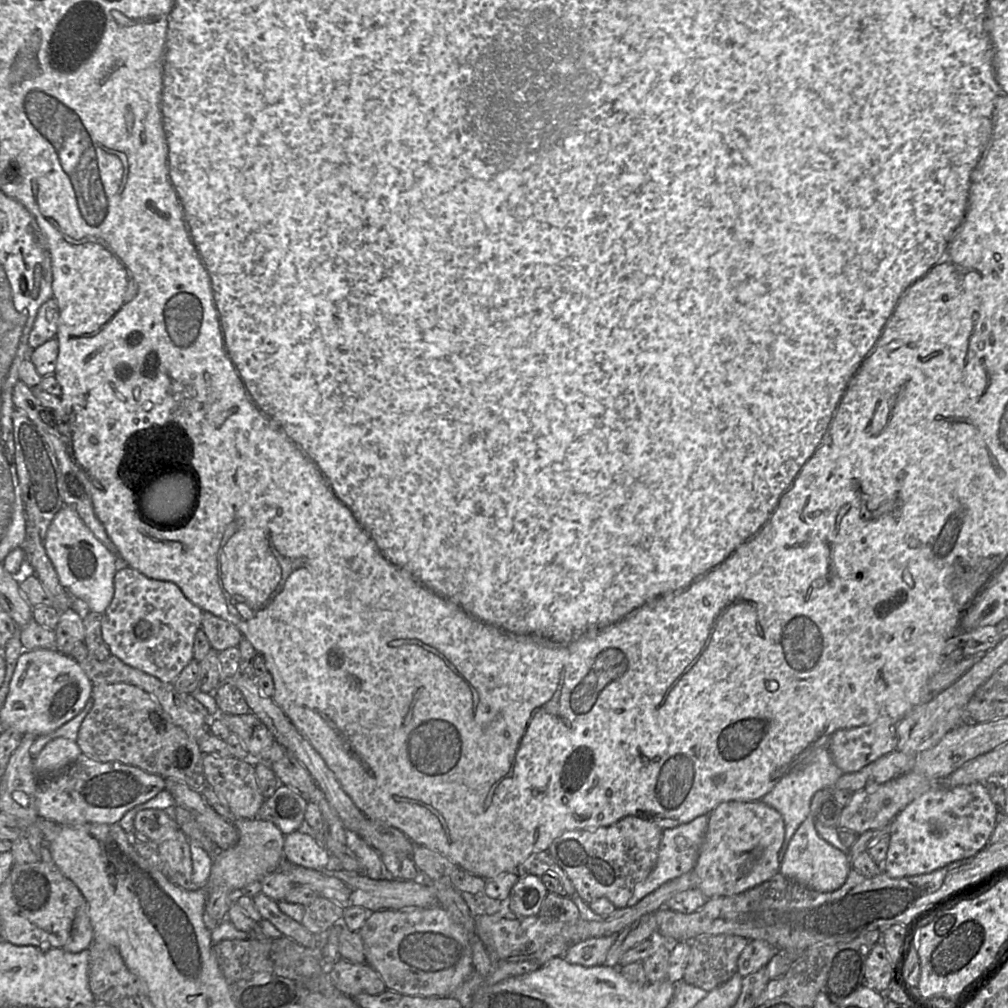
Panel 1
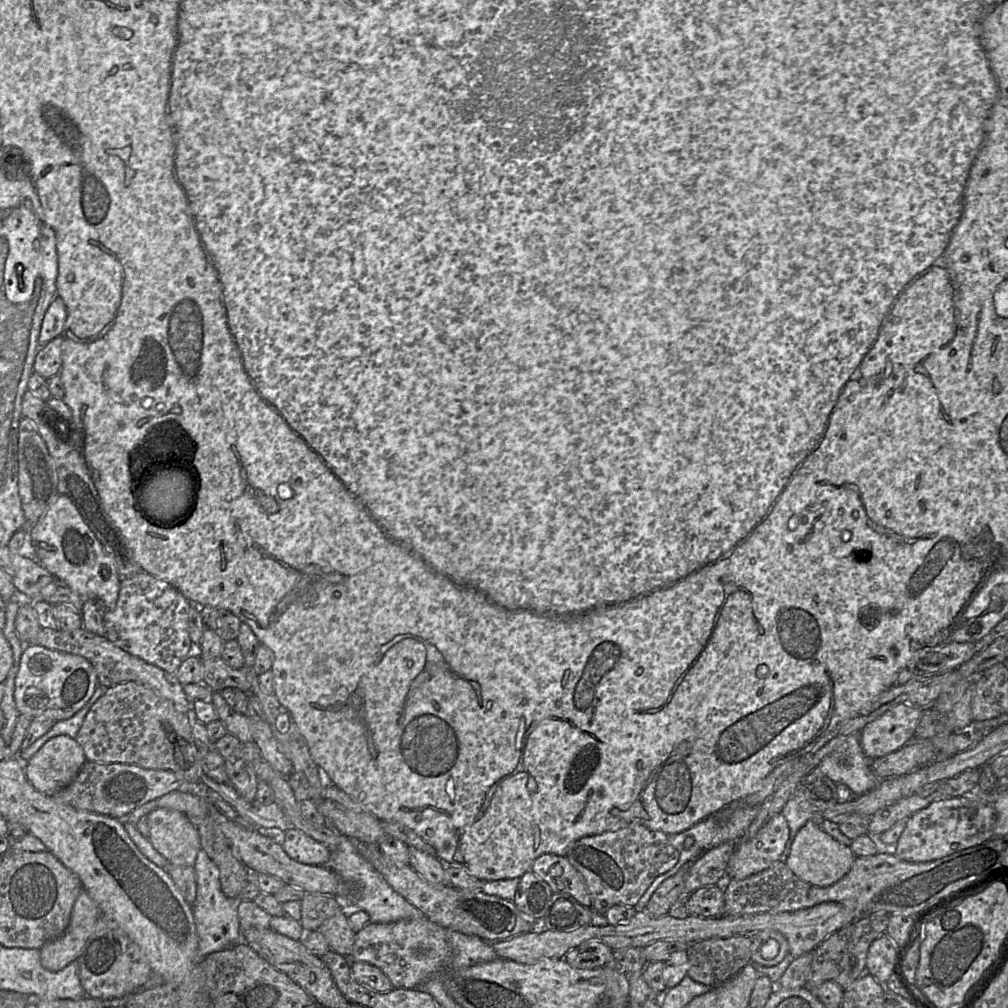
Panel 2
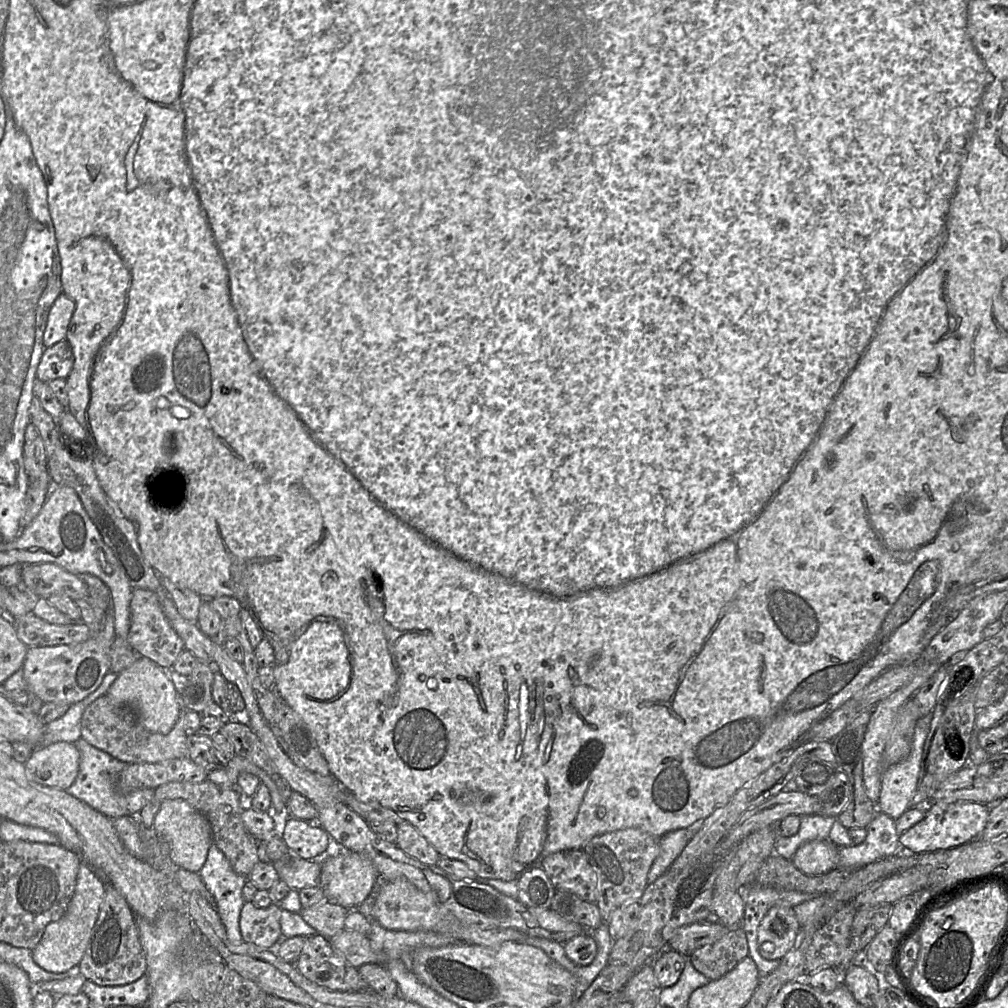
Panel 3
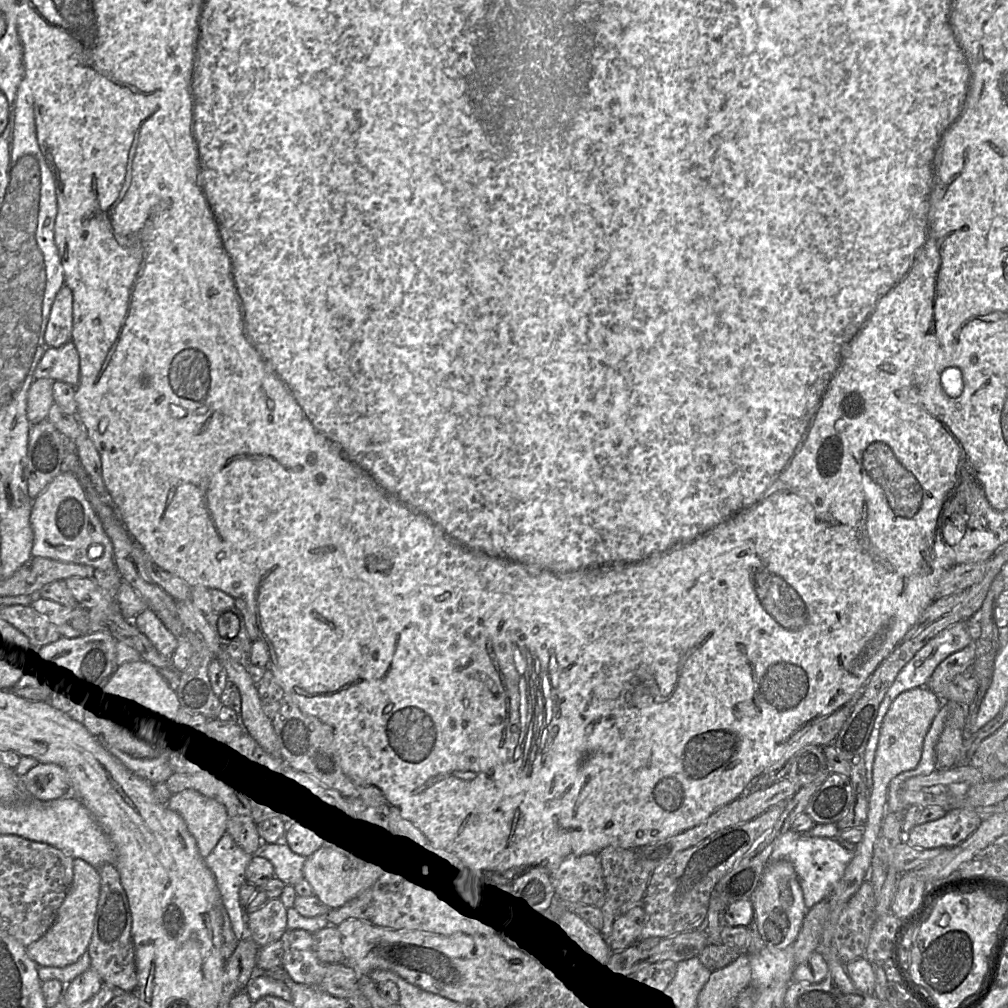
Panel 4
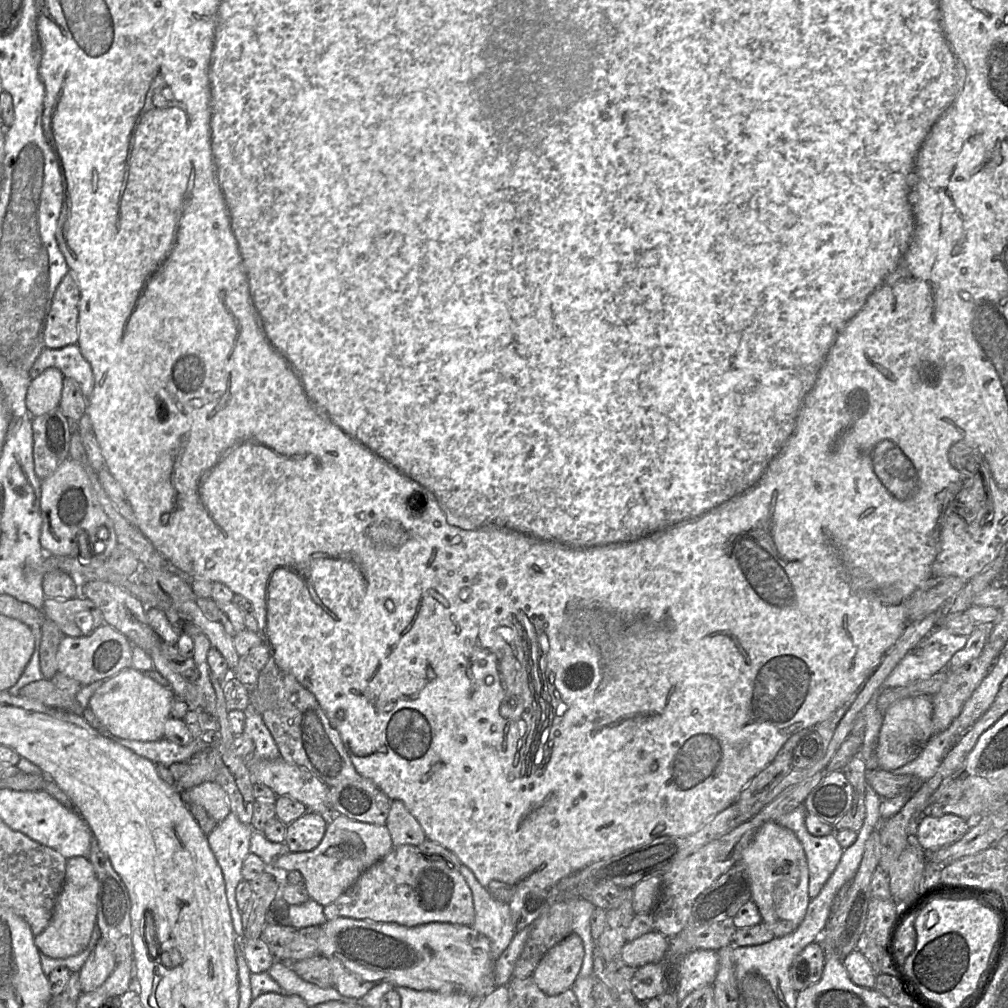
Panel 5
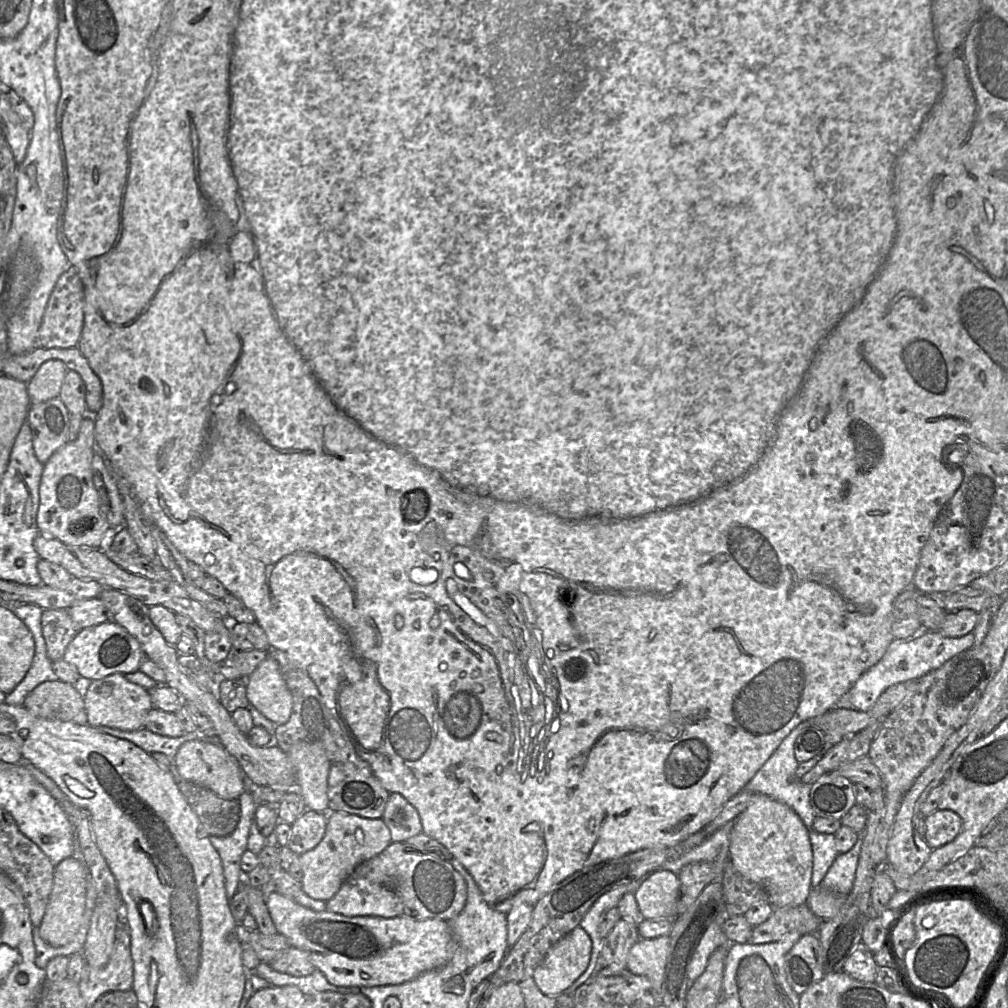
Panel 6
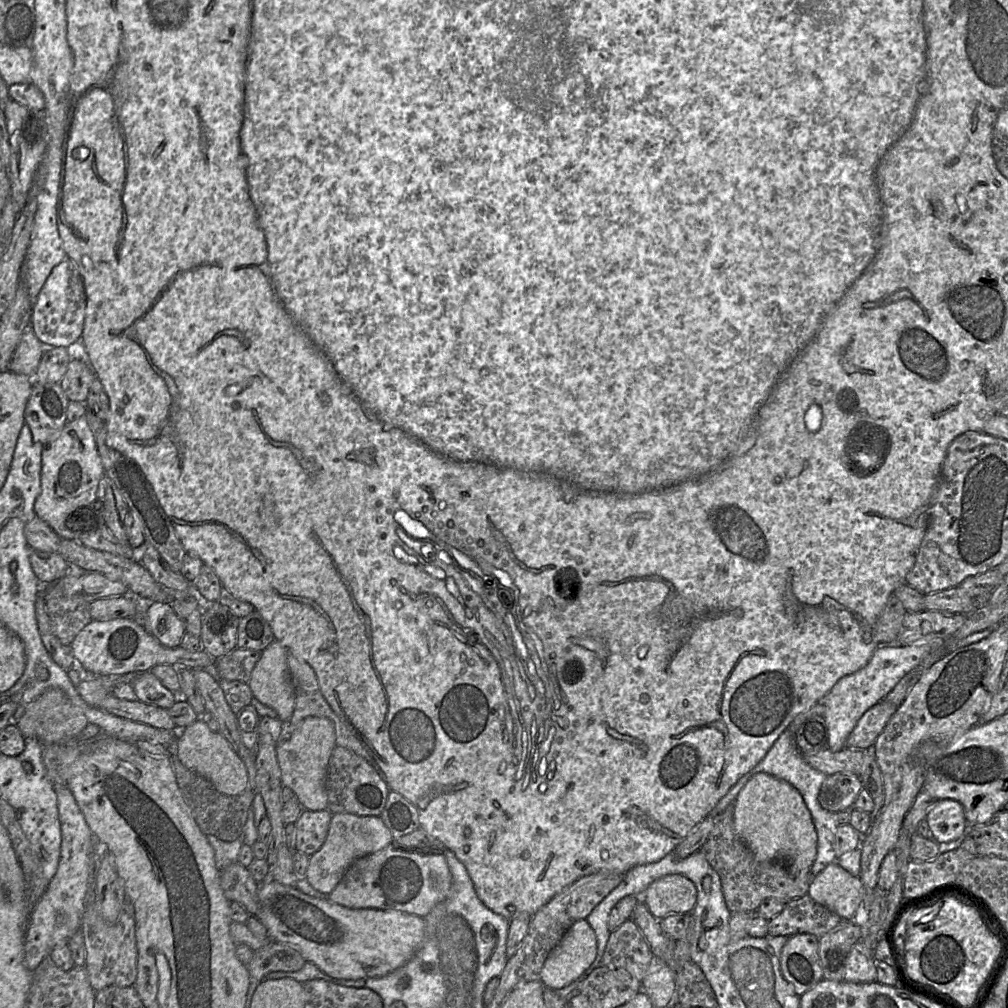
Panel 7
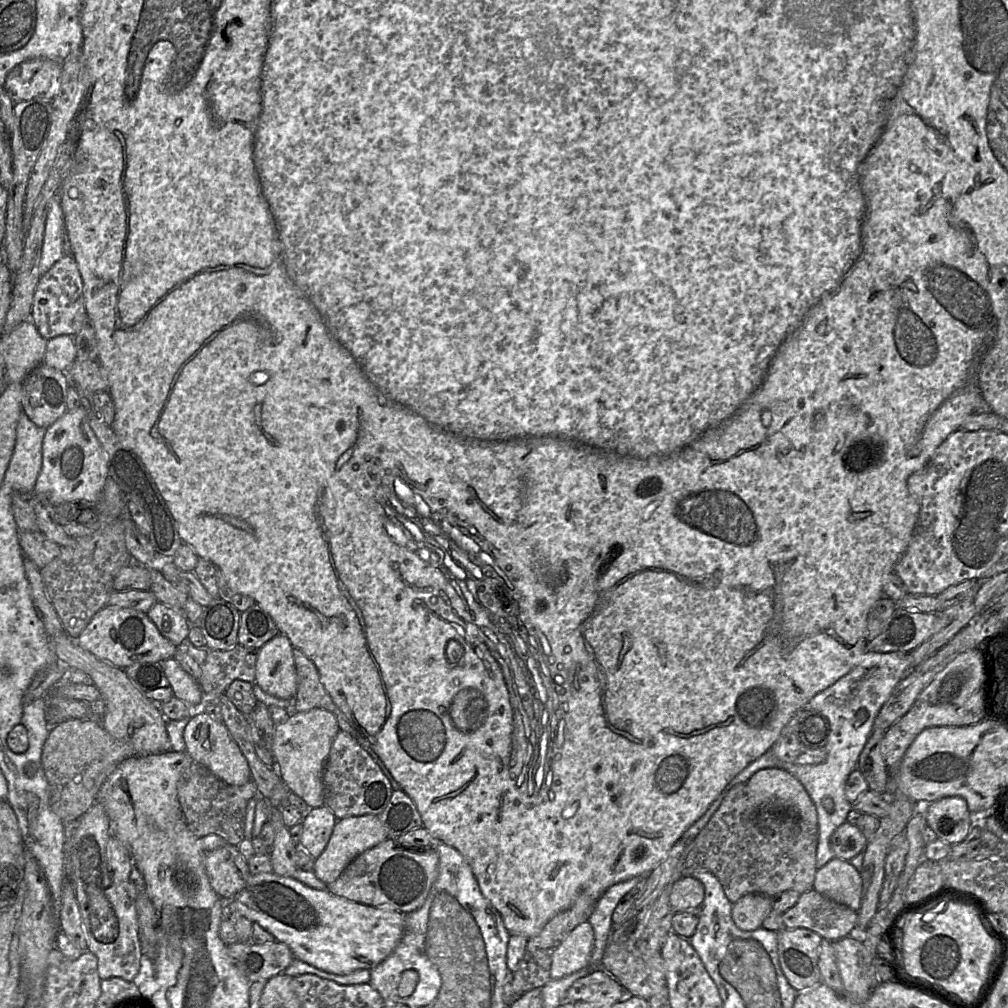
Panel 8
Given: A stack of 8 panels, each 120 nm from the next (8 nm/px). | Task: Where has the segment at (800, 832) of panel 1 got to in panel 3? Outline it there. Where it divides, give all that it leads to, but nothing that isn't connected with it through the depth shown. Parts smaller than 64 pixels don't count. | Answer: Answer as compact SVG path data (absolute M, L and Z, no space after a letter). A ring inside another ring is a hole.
M829 839L808 841L797 849L791 861L805 874L826 874L838 867L839 847Z

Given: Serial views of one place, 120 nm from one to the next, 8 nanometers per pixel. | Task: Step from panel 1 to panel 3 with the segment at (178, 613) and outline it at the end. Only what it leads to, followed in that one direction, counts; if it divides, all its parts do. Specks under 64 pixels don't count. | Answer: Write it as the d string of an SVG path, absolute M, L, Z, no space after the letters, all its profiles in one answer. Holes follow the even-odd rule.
M133 589L130 613L128 646L143 657L151 659L163 669L172 668L177 657L185 649L184 642L166 619L157 594L146 589Z

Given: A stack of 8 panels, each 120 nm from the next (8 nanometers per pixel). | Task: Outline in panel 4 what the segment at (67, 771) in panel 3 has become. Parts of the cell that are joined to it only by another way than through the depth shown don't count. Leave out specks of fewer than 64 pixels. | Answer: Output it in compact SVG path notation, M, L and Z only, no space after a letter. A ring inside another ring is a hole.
M38 763L20 779L29 796L43 801L63 797L70 784L64 768L54 763Z

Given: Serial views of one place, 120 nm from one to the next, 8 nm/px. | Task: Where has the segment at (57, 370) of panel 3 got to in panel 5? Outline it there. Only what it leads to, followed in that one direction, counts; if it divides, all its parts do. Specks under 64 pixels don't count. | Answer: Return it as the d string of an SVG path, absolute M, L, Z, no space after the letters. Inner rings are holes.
M77 344L60 349L44 348L30 369L31 380L50 367L59 369L64 377L74 379L88 404L94 391L94 374Z

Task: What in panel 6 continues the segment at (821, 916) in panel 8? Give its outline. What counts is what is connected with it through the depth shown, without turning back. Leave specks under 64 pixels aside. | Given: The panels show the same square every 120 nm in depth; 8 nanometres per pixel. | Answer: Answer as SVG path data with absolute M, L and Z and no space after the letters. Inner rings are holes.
M806 903L775 908L765 922L753 927L750 943L776 942L792 931L801 935L817 934L823 922L824 920L815 915Z

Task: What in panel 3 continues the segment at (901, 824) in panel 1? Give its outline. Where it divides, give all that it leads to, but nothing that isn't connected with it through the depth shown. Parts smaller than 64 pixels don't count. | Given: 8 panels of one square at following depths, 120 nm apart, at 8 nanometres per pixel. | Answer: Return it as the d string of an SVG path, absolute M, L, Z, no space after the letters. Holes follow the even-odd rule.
M930 802L923 820L900 834L900 848L914 854L935 852L977 839L986 826L991 806L974 802Z

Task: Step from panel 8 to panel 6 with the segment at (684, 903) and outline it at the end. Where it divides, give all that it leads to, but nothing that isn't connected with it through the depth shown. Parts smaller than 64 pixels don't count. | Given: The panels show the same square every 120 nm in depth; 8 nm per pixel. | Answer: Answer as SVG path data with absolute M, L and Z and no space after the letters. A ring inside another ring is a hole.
M664 869L650 873L634 892L638 908L645 919L675 919L679 896L678 875Z

